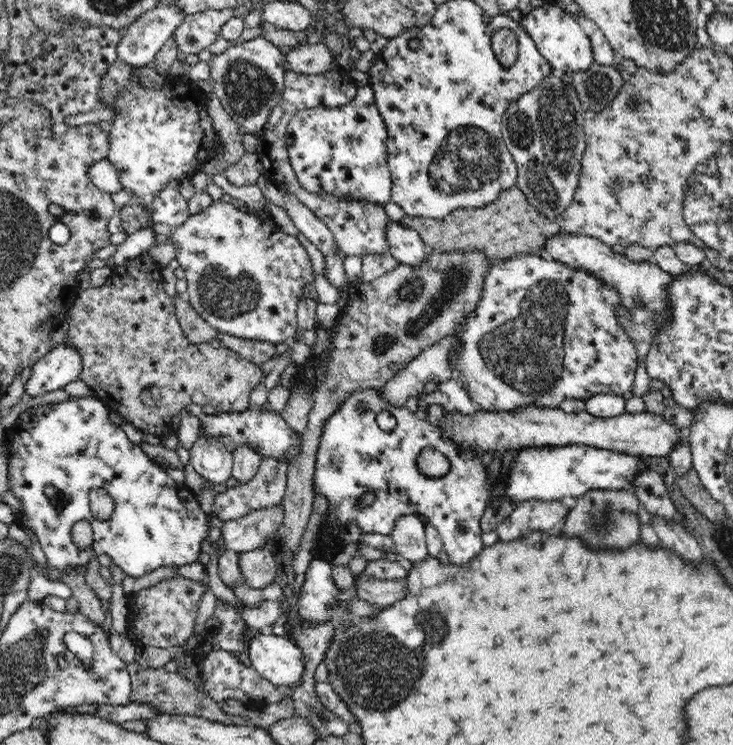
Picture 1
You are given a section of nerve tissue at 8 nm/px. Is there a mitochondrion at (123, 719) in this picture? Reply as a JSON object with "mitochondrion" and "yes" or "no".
{"mitochondrion":"no"}

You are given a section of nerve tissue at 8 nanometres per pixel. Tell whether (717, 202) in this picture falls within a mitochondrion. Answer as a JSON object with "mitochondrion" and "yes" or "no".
{"mitochondrion":"yes"}

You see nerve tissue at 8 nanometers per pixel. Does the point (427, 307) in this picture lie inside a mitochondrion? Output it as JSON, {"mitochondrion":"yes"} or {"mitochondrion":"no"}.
{"mitochondrion":"yes"}

